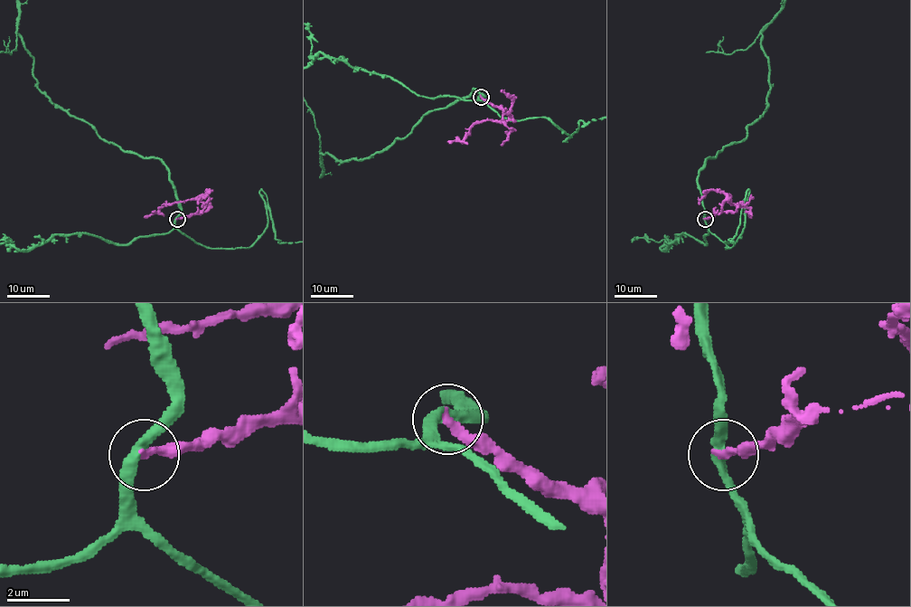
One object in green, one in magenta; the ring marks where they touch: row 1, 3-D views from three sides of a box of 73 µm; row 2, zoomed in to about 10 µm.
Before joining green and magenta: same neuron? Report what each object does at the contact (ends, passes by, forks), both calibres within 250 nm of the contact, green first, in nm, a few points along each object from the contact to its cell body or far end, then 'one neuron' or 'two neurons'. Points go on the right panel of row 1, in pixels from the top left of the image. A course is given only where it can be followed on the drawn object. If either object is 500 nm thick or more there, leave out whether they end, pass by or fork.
green passes by; magenta ends; calibres 320 and 280 nm; course magenta (704, 219), (719, 213), (729, 196), (727, 201), (749, 210), (749, 217); two neurons

